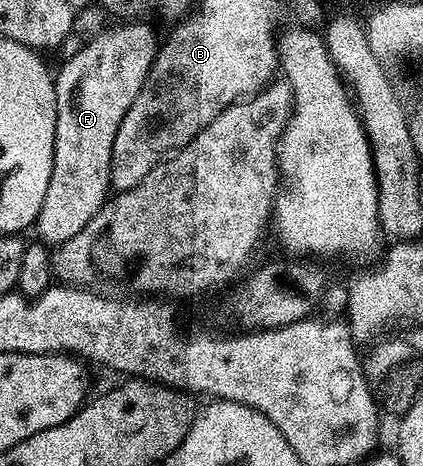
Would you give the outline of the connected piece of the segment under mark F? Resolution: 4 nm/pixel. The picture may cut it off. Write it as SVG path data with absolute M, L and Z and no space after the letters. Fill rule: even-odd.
M121 20L118 26L101 30L89 43L78 45L77 51L68 55L58 70L55 70L53 87L56 92L56 128L53 145L51 177L47 193L35 223L36 234L46 245L58 246L81 232L91 216L108 198L111 190L110 162L113 155L115 135L123 116L135 102L149 75L151 64L157 55L159 34L145 20Z

